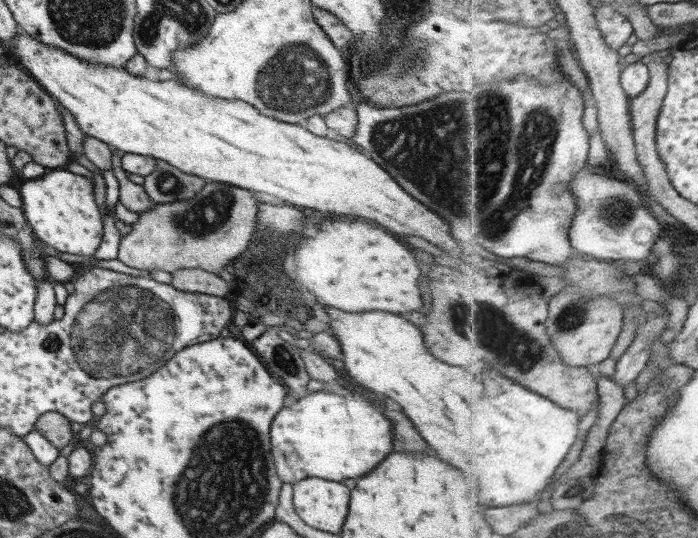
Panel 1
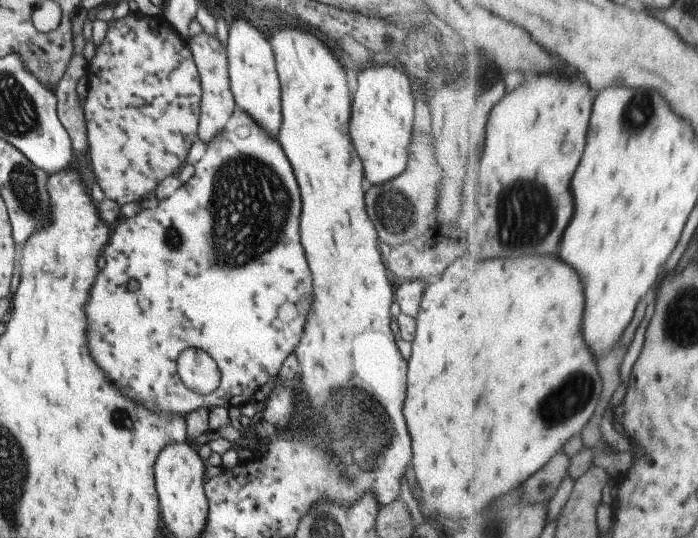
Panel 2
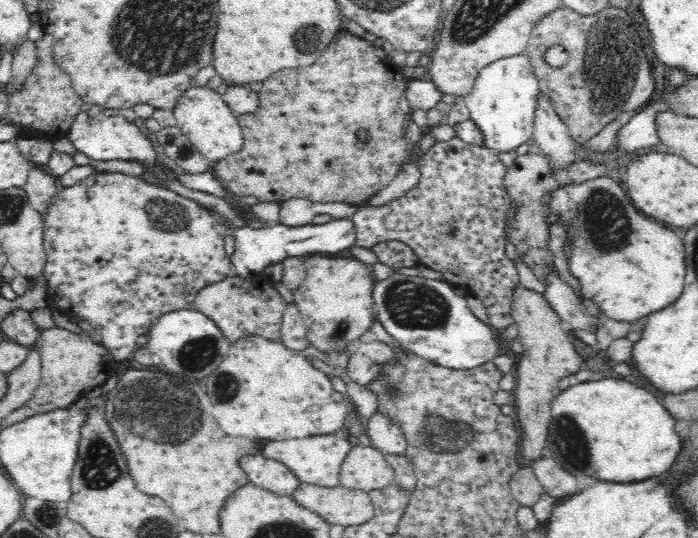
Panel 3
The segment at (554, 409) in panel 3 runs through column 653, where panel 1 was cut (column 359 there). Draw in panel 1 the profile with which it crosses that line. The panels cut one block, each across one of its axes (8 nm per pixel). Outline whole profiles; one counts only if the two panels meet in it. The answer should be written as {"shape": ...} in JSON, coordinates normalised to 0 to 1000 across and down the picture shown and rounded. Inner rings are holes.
{"shape":[[[447,727],[398,766],[391,777],[387,810],[388,842],[398,885],[405,898],[415,900],[444,887],[479,896],[496,888],[514,890],[562,840],[562,783],[519,732],[487,736],[471,727]]]}

